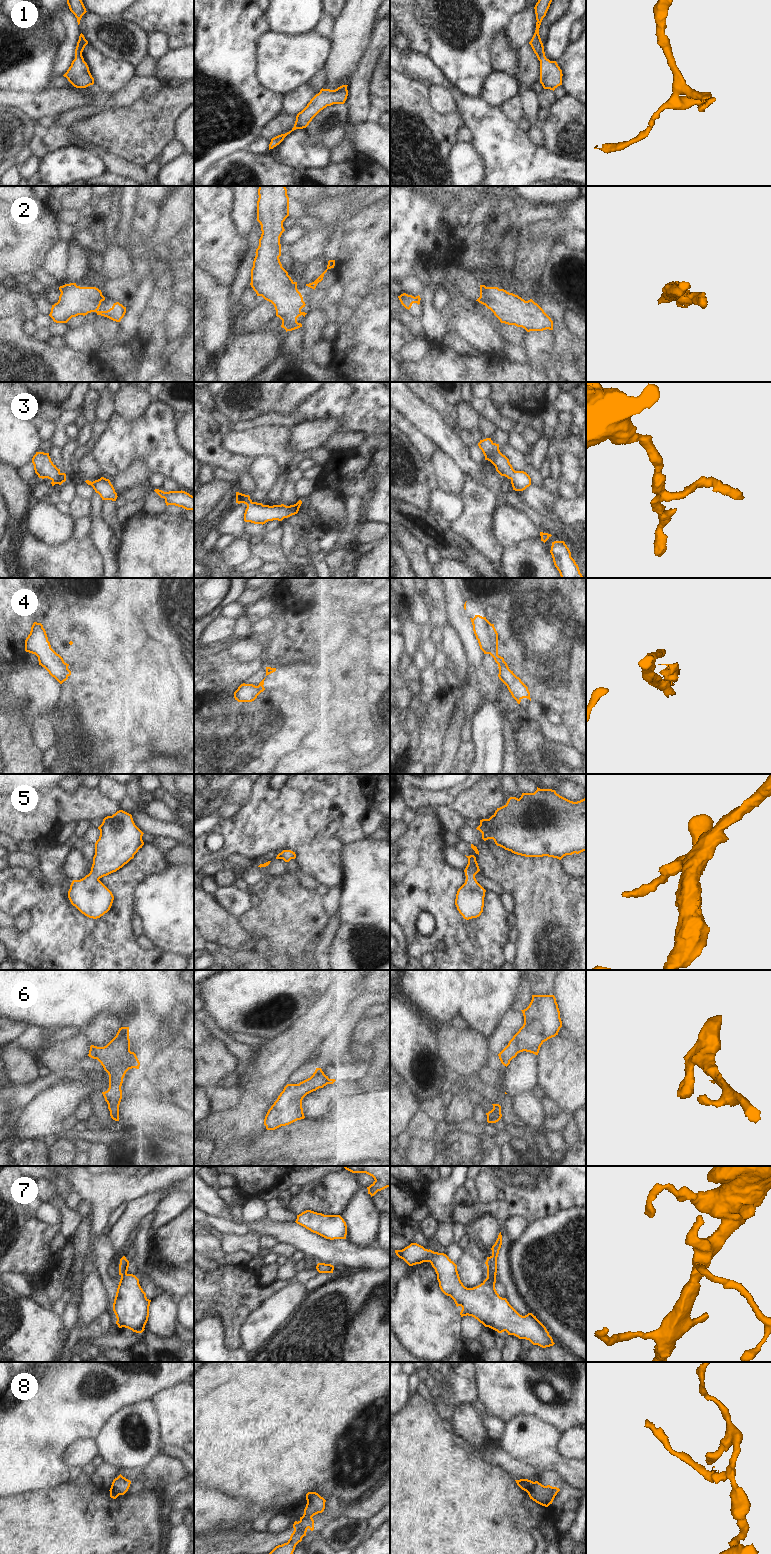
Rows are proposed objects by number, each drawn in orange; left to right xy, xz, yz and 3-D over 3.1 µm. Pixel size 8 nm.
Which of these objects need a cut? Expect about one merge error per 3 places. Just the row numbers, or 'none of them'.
4.

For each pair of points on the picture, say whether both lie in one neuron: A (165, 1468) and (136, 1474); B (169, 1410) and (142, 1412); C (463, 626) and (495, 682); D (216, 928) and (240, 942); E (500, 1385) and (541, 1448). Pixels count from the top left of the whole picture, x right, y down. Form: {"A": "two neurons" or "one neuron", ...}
{"A": "one neuron", "B": "two neurons", "C": "one neuron", "D": "one neuron", "E": "two neurons"}

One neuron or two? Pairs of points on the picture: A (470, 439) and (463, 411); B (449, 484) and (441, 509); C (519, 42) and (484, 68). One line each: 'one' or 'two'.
A: two
B: two
C: two

